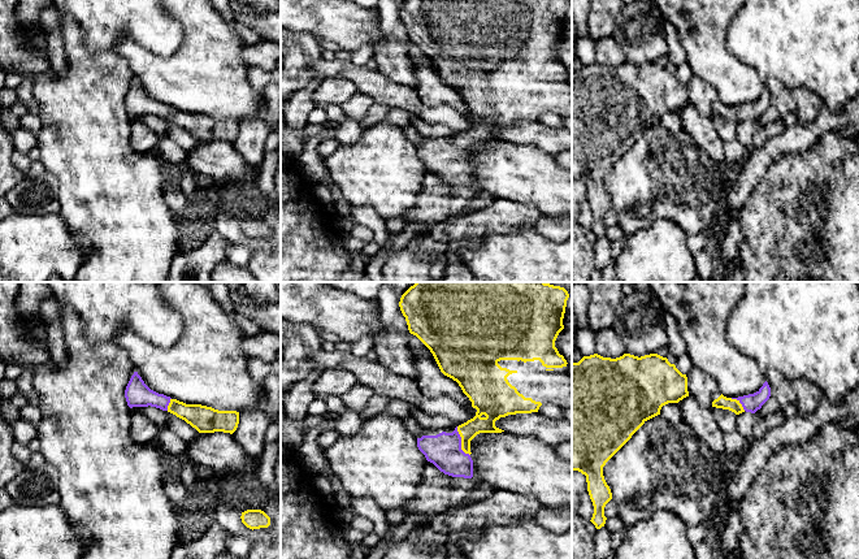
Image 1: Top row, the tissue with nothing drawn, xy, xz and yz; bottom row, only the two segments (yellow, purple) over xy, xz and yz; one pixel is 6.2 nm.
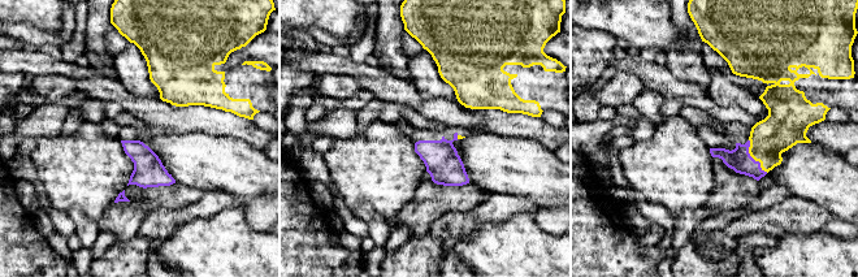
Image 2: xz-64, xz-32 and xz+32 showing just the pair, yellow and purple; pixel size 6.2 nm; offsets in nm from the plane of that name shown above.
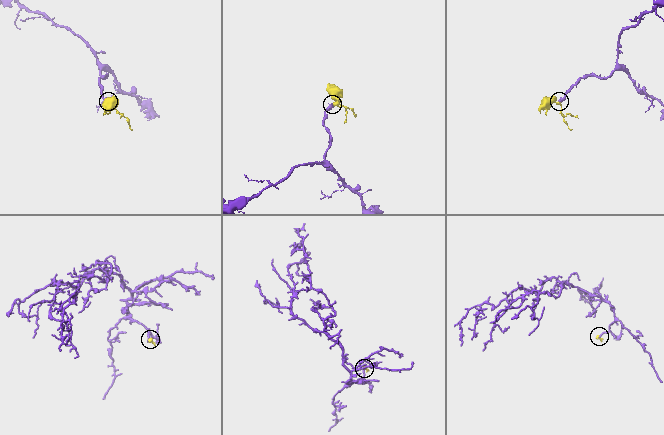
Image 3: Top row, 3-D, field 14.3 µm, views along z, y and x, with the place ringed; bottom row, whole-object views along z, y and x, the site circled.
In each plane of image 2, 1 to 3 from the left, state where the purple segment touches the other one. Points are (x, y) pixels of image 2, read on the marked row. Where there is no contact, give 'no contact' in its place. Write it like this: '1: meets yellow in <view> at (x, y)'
1: no contact
2: meets yellow in xz-32 at (458, 137)
3: meets yellow in xz+32 at (753, 158)

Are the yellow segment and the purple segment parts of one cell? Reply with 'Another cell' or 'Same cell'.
Same cell

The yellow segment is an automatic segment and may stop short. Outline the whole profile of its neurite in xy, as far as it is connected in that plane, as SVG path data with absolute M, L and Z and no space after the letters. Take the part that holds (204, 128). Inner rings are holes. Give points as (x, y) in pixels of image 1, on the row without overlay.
M138 81L131 84L125 99L125 107L130 117L151 114L168 120L185 129L199 142L224 140L233 143L239 133L239 121L218 120L201 113L186 113L172 108L151 99Z

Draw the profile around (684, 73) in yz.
M682 62L681 65L678 65L678 66L676 68L674 74L676 74L676 77L677 77L682 83L687 83L687 81L693 77L691 68L689 66L687 62Z

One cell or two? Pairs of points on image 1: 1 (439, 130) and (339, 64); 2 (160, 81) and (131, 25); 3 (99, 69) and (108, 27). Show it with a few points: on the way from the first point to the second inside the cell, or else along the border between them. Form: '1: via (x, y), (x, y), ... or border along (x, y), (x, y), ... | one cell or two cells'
1: border along (411, 113), (426, 122), (446, 125), (455, 131) | two cells
2: border along (113, 47), (133, 38), (169, 56) | two cells
3: border along (82, 29), (85, 46), (90, 51), (113, 50) | two cells

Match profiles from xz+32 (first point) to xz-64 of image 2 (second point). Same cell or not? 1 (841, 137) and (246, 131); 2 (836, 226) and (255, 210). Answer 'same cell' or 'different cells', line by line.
1: same cell
2: same cell

